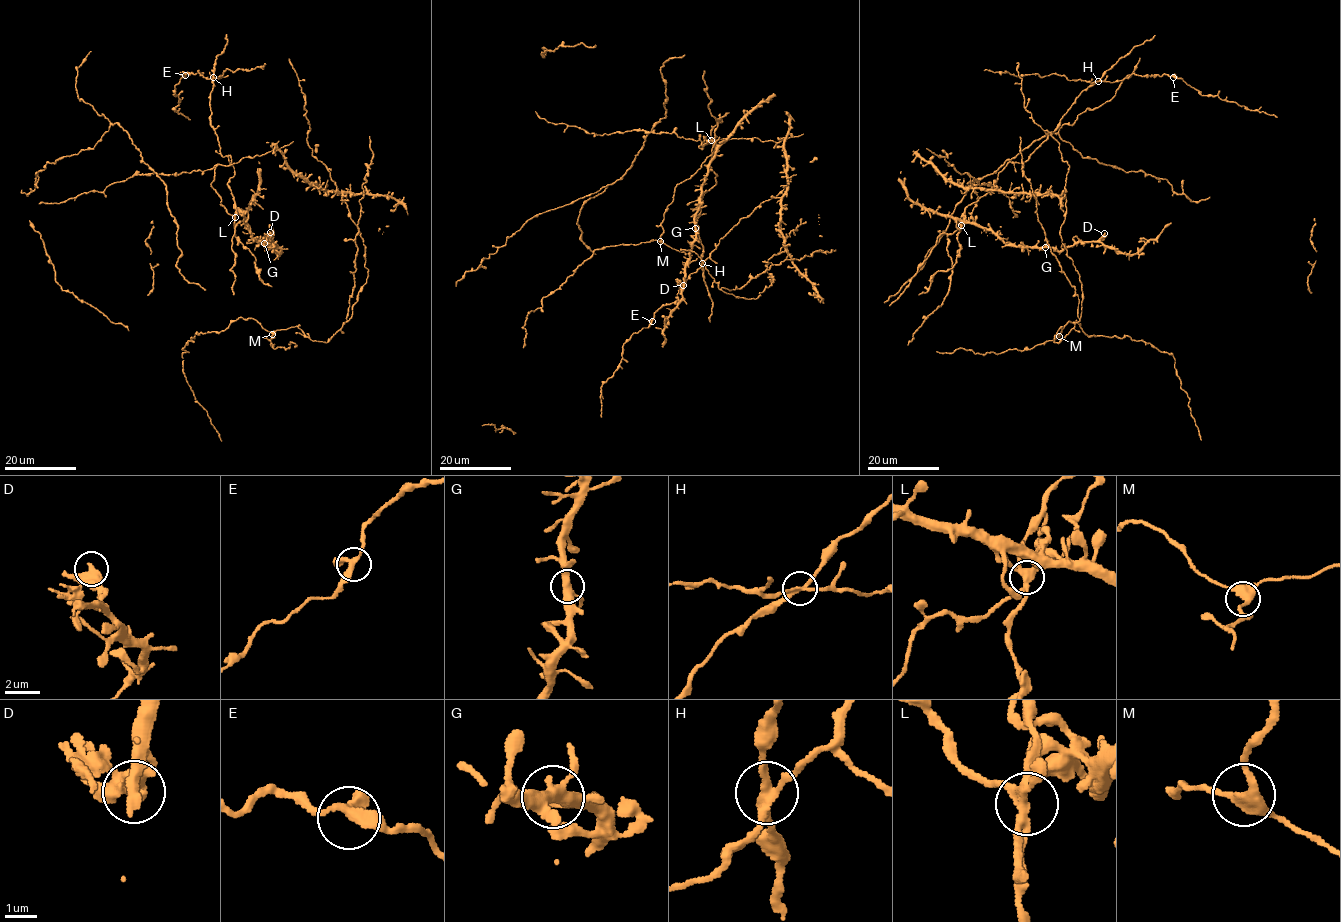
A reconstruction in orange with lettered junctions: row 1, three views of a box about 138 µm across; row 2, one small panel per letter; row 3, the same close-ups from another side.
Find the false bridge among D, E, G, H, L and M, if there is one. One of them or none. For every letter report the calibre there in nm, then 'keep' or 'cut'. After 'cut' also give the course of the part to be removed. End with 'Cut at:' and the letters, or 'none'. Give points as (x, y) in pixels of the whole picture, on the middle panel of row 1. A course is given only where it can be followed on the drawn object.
D: calibre 320 nm; keep
E: calibre 280 nm; keep
G: calibre 360 nm; keep
H: calibre 240 nm; keep
L: calibre 280 nm; cut; course (712, 140), (699, 148), (710, 143), (674, 132), (588, 133), (576, 126), (548, 122), (535, 111)
M: calibre 360 nm; keep
Cut at: L

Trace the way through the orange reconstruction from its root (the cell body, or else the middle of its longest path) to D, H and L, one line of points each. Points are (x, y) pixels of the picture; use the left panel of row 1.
D: (251, 158), (218, 164), (211, 185), (228, 213), (244, 215), (255, 240), (270, 248), (270, 232)
H: (251, 158), (215, 169), (211, 185), (233, 215), (227, 183), (234, 168), (220, 152), (210, 118), (214, 77)
L: (251, 158), (243, 157), (229, 165), (218, 164), (215, 169), (211, 186), (225, 210), (235, 217)

